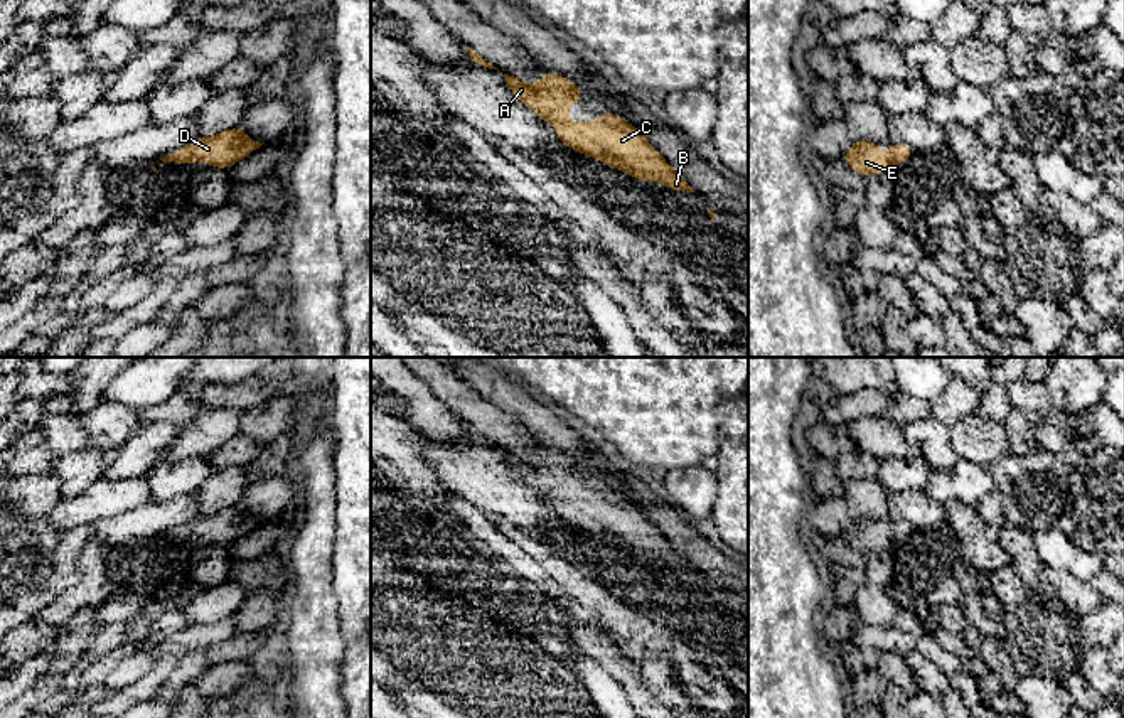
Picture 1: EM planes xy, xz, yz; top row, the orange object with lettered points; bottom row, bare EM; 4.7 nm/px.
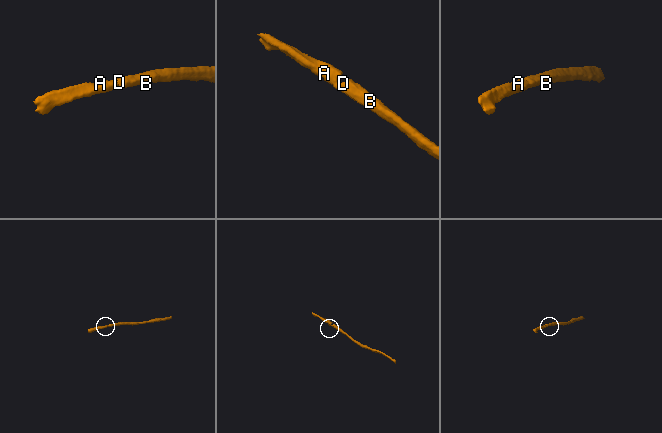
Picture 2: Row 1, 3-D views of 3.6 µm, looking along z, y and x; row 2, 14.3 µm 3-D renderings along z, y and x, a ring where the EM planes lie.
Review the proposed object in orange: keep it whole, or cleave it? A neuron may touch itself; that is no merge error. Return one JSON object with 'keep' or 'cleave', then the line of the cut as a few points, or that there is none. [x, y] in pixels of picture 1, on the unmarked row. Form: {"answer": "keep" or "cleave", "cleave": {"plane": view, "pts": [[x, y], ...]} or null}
{"answer": "keep", "cleave": null}

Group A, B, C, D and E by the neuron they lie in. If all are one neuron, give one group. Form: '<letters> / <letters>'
A B C D E

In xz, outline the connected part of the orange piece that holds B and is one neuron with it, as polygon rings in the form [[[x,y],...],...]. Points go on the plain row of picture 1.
[[[544,448],[538,462],[504,453],[514,474],[554,504],[554,511],[565,524],[595,534],[635,556],[661,560],[674,571],[694,570],[647,516],[613,489],[607,487],[600,497],[570,501],[566,489],[580,479],[581,463],[549,448]]]

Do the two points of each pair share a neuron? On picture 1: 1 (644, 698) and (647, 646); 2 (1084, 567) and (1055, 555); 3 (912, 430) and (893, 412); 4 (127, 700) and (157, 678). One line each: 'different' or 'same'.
1: different
2: same
3: different
4: same

